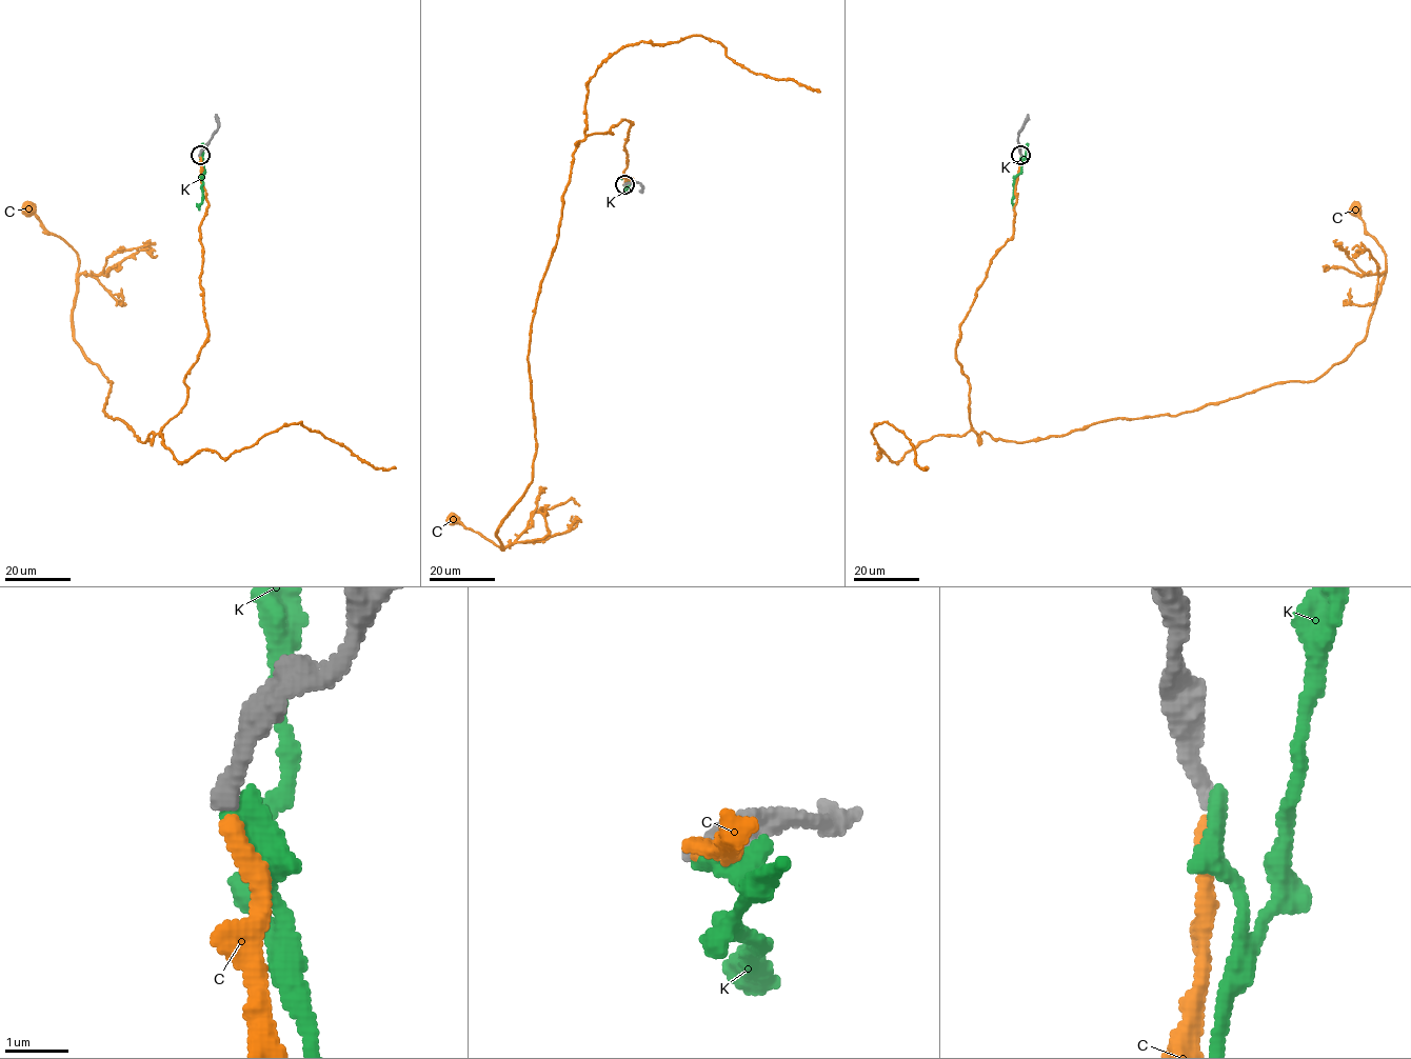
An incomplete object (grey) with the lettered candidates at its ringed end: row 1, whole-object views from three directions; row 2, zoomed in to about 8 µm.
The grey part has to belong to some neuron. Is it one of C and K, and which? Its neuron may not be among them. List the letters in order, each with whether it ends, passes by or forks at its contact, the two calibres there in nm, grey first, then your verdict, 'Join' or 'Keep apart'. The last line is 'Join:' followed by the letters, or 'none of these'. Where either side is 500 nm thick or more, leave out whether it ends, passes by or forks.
C: It ends there. Thickness 260 nm (grey) against 240 nm. Join
K: It ends there. Thickness 280 nm (grey) against 400 nm. Keep apart
Join: C

